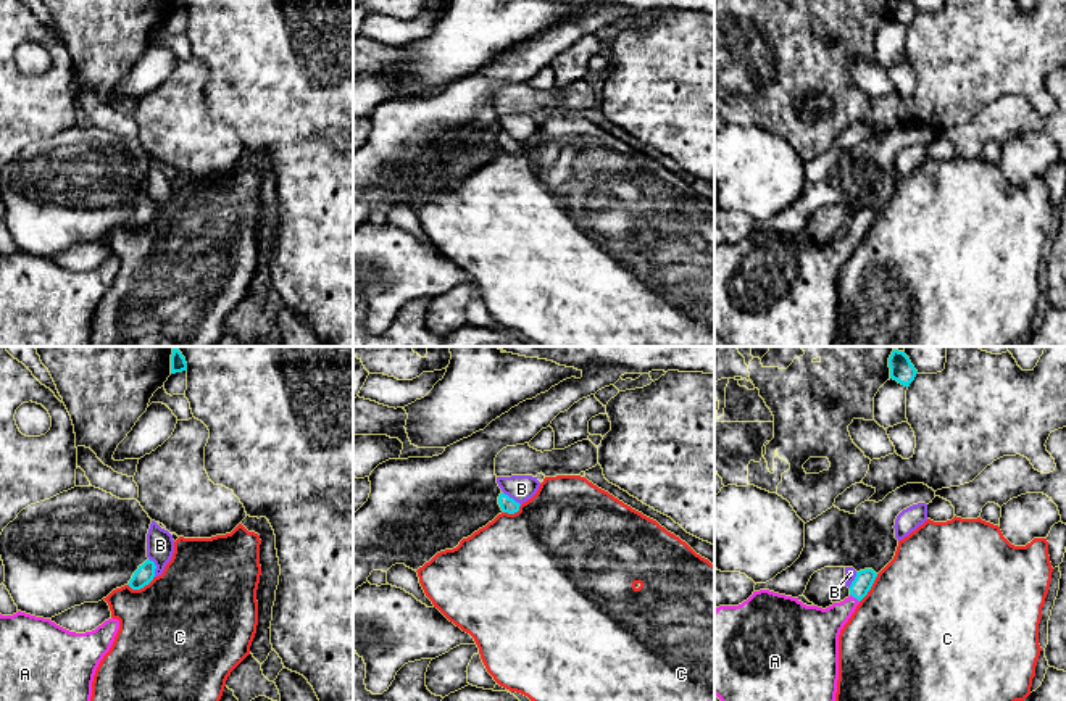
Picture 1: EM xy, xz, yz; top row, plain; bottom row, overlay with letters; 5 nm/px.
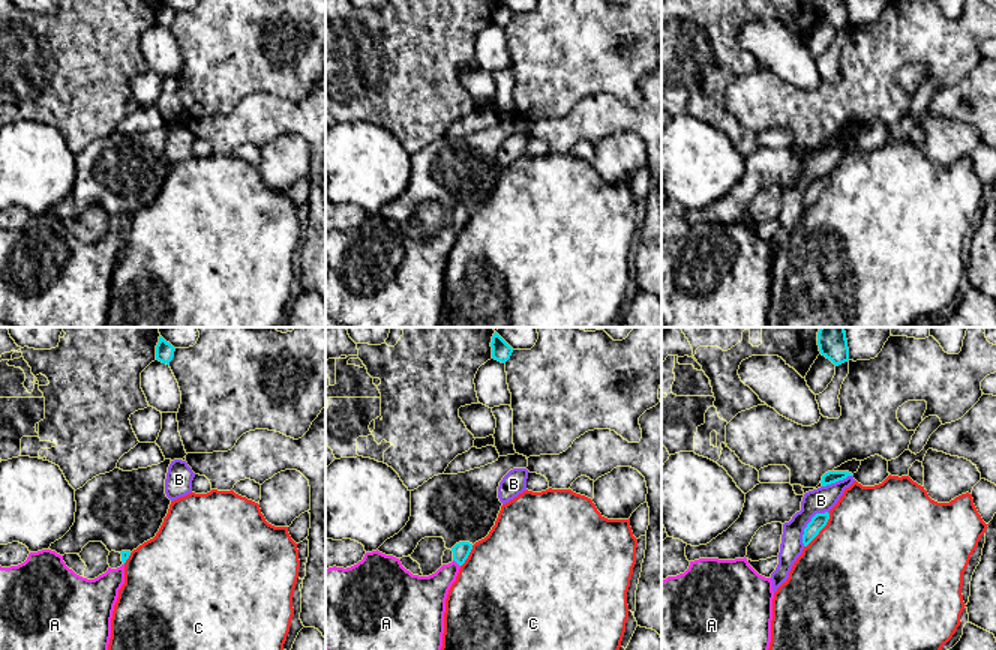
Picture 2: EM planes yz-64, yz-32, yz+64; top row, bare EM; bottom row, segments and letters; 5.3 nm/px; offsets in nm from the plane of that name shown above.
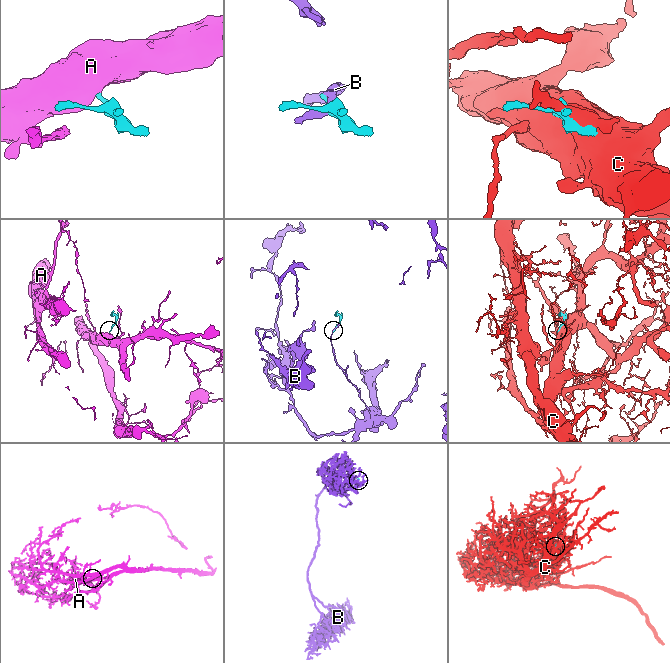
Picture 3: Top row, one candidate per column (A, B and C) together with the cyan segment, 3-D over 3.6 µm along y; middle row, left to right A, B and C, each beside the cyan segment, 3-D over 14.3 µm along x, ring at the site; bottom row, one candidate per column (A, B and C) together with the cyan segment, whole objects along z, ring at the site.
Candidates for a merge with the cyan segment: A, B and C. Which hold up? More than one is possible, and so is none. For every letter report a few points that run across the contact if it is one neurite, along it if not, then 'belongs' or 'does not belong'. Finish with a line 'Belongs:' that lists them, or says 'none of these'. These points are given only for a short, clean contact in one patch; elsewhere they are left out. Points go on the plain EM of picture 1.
A: line yz (865, 218), (855, 236), (831, 260), (816, 268); belongs
B: does not belong
C: does not belong
Belongs: A

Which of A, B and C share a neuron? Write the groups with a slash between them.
A / B / C

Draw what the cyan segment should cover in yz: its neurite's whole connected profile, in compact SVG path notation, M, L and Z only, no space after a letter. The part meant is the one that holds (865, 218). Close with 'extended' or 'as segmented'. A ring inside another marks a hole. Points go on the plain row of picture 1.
M856 211L850 235L822 248L769 229L739 245L714 248L714 334L729 346L834 346L839 319L839 274L877 213Z | extended

